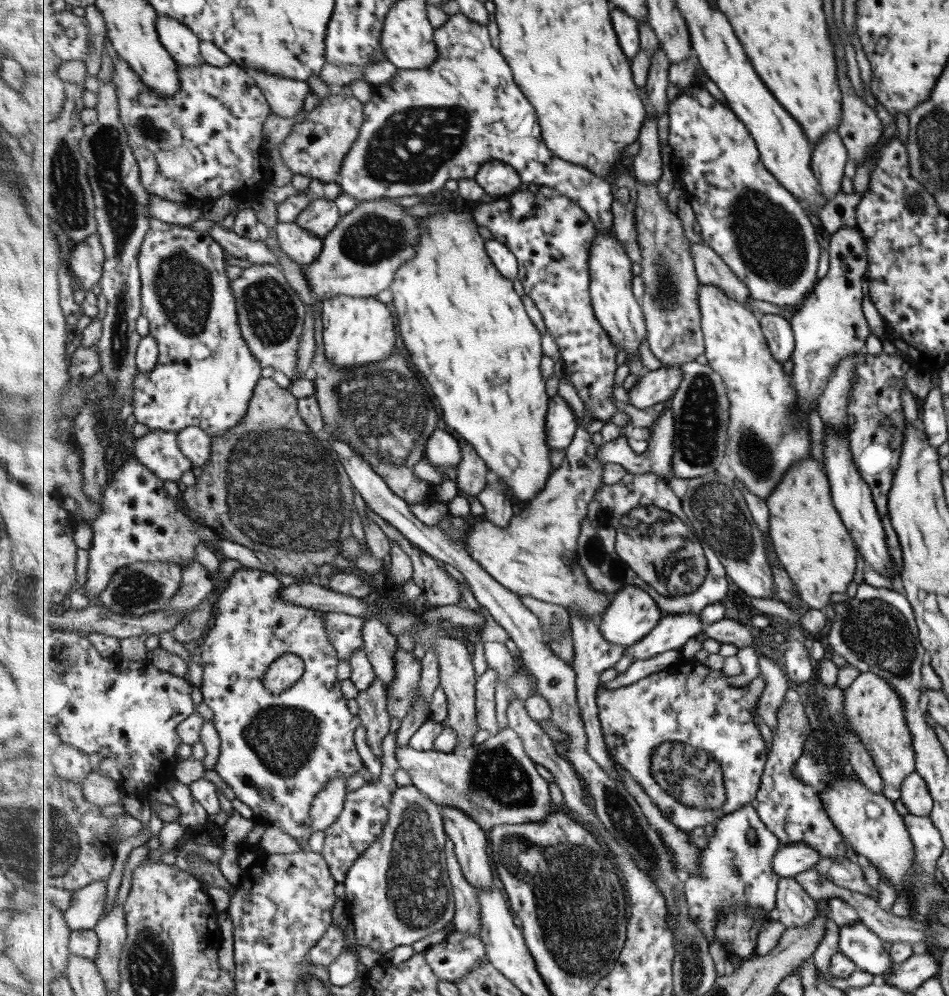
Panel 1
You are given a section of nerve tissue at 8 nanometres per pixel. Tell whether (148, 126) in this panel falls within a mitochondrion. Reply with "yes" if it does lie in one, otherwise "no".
yes

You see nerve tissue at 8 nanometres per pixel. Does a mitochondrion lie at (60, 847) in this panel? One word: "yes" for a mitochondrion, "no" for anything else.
yes

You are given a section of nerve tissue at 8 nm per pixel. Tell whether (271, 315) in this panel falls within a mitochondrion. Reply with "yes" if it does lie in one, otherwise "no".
yes

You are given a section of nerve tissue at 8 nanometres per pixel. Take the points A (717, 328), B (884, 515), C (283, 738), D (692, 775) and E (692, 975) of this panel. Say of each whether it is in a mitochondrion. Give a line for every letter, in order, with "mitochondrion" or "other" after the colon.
A: other
B: other
C: mitochondrion
D: mitochondrion
E: mitochondrion

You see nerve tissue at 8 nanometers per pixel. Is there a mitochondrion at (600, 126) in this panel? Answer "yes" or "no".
yes

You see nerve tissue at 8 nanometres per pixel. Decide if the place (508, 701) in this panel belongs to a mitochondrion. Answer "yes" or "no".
no

